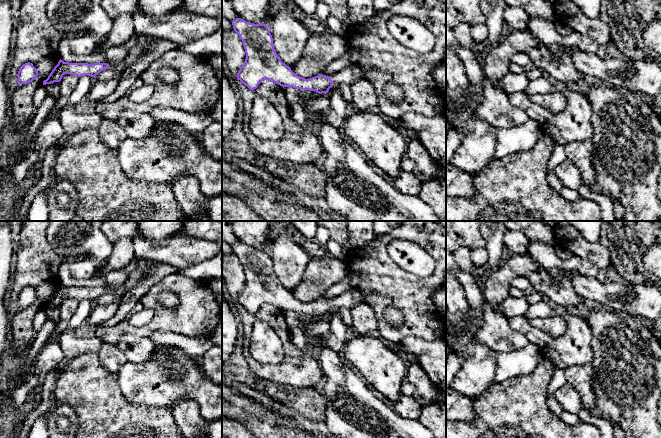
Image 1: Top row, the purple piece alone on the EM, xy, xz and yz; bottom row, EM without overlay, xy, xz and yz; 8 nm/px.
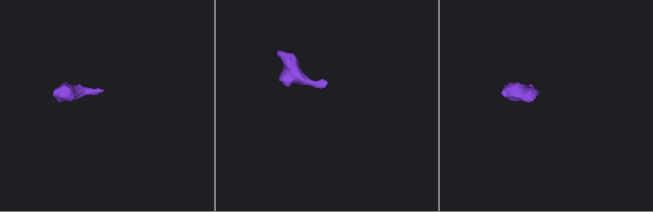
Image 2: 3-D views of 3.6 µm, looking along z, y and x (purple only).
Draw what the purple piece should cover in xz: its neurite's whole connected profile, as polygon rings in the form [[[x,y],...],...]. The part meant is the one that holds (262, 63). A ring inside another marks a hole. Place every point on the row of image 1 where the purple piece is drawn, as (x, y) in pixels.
[[[236,18],[232,21],[232,25],[242,40],[246,53],[245,62],[237,73],[237,79],[250,90],[256,89],[262,81],[269,80],[283,88],[293,87],[322,94],[328,93],[334,84],[351,85],[365,79],[365,72],[353,64],[331,77],[323,74],[310,79],[300,77],[278,57],[266,24],[254,24]]]

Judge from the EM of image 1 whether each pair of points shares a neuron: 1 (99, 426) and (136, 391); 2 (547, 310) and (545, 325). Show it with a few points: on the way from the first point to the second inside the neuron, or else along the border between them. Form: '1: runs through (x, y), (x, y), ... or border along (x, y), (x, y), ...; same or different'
1: border along (117, 378), (120, 391), (130, 402), (149, 407); different
2: border along (555, 315), (528, 319); different

